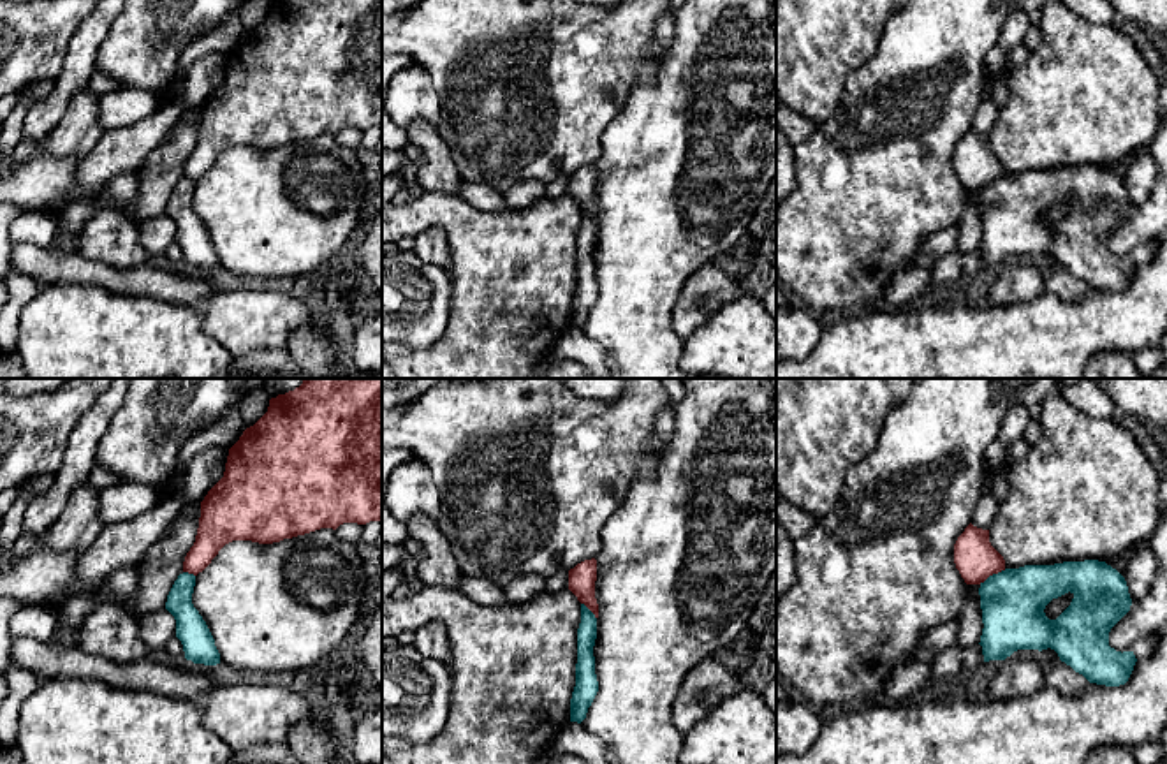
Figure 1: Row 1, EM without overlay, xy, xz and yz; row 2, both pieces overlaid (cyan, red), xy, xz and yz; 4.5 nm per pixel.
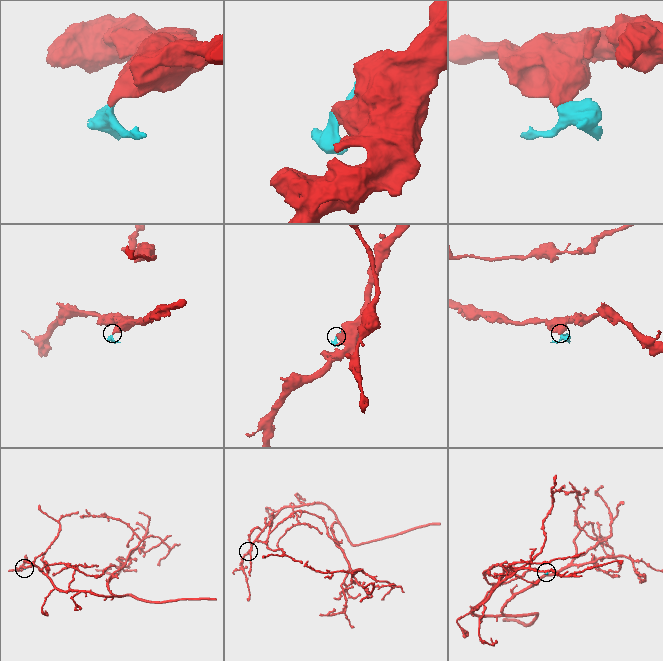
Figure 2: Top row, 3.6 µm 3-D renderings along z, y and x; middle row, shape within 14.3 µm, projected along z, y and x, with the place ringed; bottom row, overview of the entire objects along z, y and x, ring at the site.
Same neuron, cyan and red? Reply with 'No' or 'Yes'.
No

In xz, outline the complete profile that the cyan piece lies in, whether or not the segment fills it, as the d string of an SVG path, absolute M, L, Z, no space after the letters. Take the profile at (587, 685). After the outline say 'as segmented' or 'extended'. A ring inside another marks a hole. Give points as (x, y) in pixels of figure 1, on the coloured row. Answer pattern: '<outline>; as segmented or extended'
M581 604L581 623L577 628L577 664L576 664L576 687L570 699L570 722L581 724L591 706L598 681L595 674L593 646L597 639L597 618Z; as segmented

